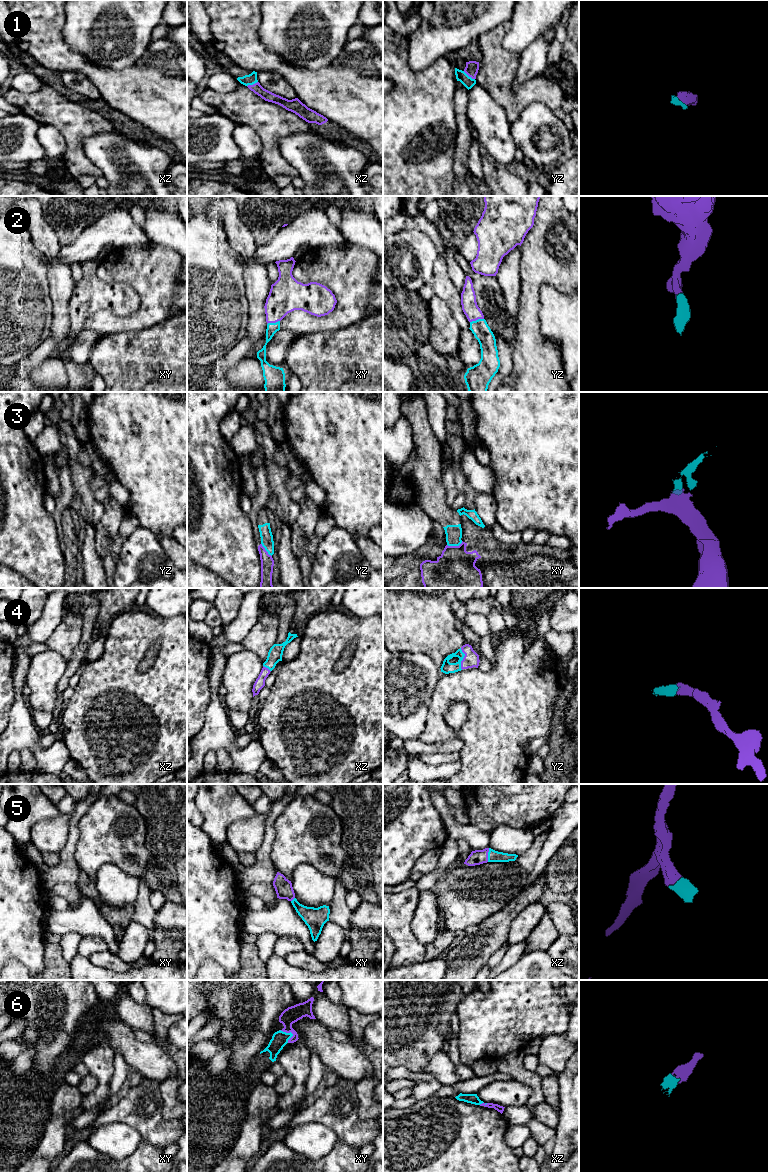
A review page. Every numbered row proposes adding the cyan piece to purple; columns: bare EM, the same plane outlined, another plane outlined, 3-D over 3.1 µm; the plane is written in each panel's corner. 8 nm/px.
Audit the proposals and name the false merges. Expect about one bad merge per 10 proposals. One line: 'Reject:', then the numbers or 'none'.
Reject: none

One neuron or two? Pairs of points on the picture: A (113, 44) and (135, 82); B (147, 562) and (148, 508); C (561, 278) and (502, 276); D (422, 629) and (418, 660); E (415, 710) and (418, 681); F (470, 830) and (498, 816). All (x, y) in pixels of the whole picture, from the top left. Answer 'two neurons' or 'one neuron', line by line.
A: two neurons
B: two neurons
C: two neurons
D: two neurons
E: one neuron
F: two neurons

